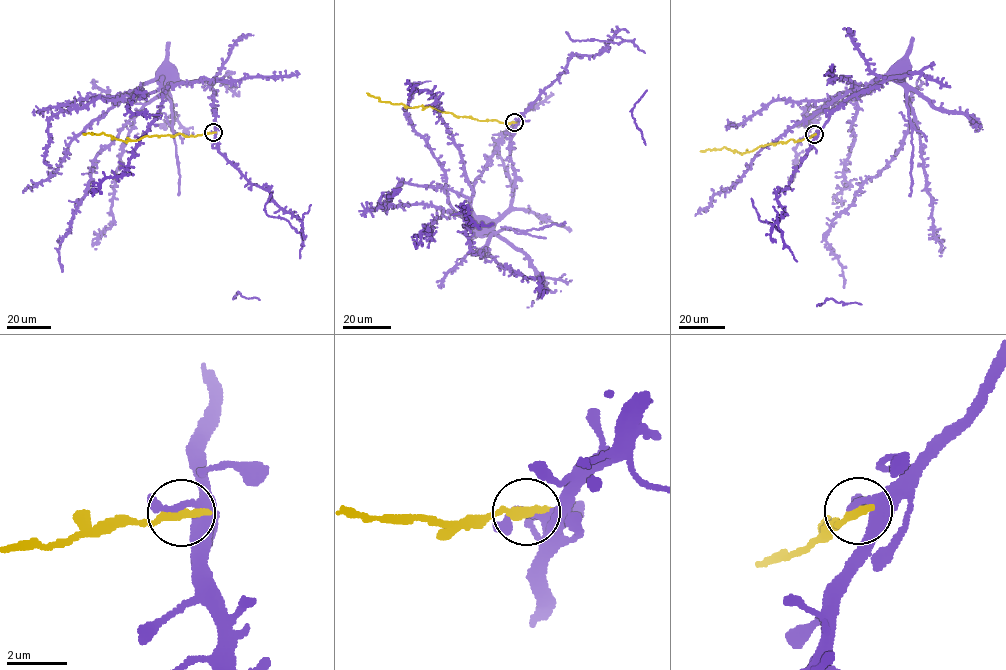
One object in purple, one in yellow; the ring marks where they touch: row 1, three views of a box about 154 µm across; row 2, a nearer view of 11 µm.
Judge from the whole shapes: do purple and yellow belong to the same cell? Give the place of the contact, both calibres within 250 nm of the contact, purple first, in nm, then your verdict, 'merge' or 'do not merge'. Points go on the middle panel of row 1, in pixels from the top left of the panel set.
place (514, 122); calibres 300 and 400 nm; do not merge

